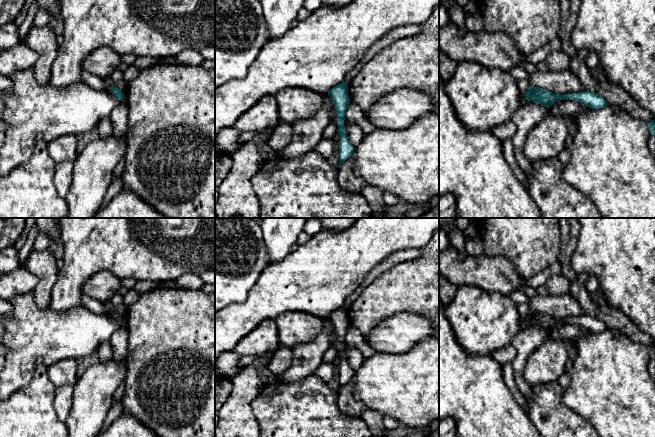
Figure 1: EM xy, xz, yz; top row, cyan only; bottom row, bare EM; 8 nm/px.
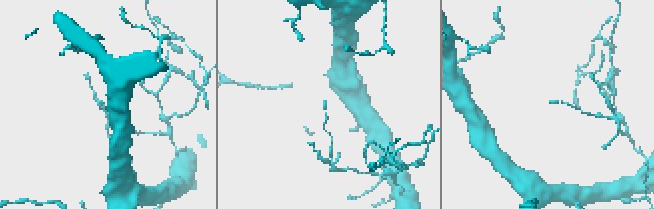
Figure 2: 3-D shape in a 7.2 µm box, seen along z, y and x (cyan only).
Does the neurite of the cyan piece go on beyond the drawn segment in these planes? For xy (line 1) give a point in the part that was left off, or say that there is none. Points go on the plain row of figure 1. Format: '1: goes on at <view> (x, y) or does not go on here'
1: does not go on here

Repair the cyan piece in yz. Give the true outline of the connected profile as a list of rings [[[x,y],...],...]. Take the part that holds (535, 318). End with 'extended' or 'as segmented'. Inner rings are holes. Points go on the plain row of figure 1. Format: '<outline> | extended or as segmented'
[[[529,310],[524,320],[528,325],[542,328],[546,332],[551,331],[557,323],[578,325],[592,333],[600,333],[609,329],[603,321],[589,315],[561,319],[539,311]]] | as segmented

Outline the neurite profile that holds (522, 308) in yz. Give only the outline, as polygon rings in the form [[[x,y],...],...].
[[[518,303],[516,304],[516,307],[521,319],[524,319],[530,310],[529,305],[526,303]]]

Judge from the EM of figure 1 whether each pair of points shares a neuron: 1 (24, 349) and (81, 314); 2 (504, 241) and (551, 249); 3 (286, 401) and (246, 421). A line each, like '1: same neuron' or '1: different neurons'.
1: same neuron
2: same neuron
3: different neurons

